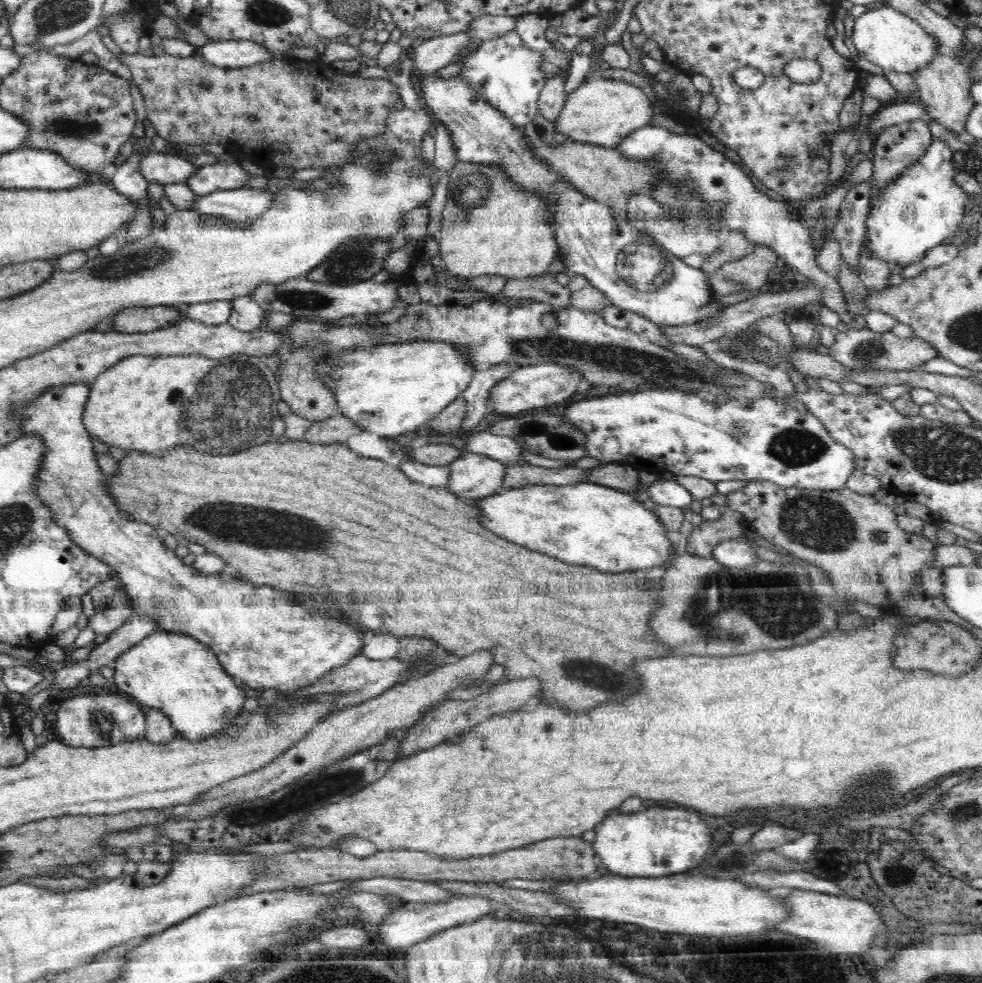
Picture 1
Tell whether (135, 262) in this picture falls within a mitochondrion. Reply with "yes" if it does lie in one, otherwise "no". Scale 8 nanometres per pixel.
yes

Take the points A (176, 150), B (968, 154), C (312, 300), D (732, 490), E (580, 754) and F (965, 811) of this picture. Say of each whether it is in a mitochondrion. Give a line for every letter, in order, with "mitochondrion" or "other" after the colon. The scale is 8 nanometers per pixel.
A: other
B: other
C: mitochondrion
D: other
E: other
F: mitochondrion

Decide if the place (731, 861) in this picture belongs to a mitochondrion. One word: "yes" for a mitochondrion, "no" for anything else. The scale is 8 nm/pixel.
yes

